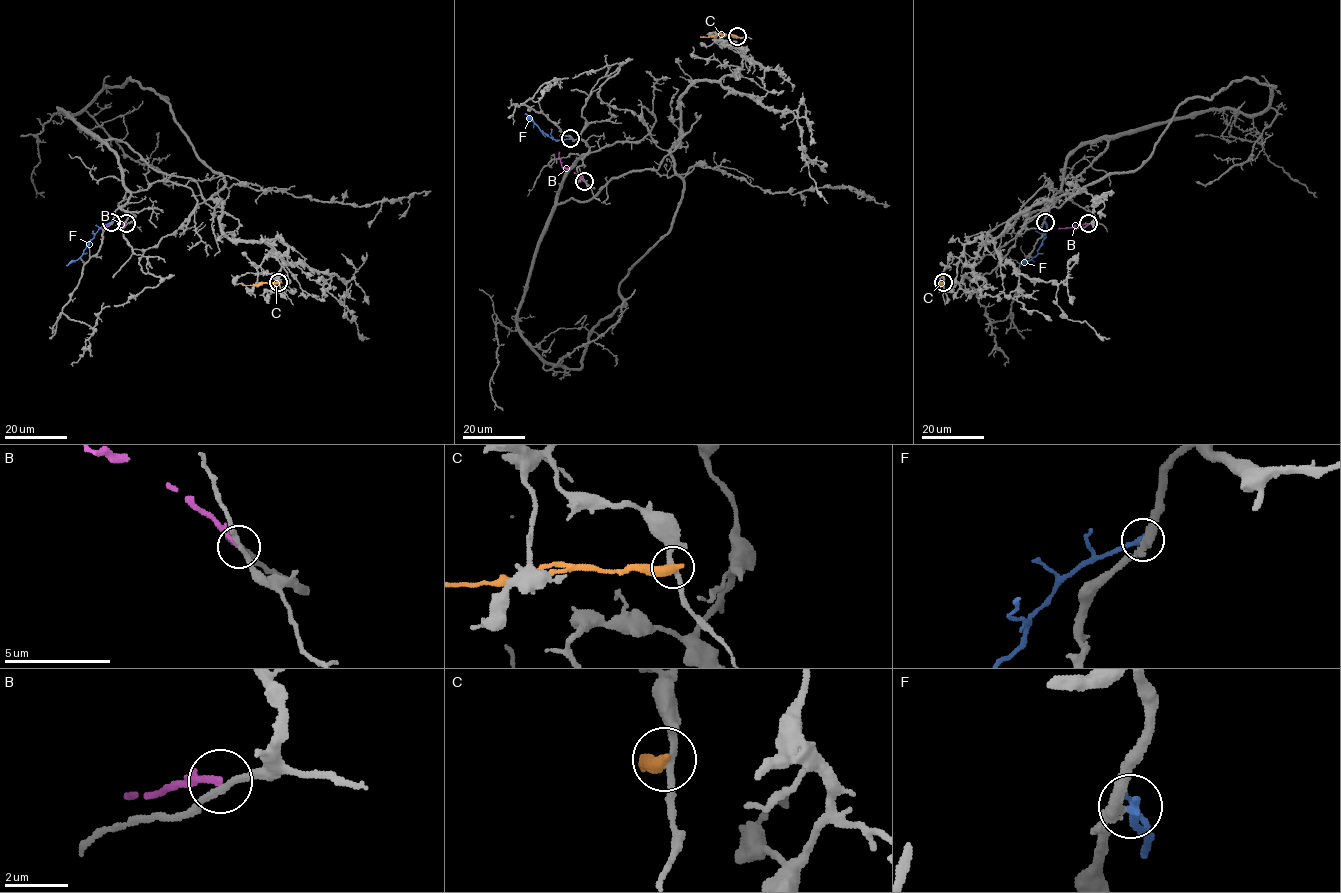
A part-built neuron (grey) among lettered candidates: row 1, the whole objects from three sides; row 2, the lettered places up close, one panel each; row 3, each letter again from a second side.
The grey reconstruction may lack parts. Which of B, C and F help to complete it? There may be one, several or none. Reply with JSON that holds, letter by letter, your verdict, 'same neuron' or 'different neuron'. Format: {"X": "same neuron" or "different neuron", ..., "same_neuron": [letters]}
{"B": "different neuron", "C": "different neuron", "F": "different neuron", "same_neuron": []}

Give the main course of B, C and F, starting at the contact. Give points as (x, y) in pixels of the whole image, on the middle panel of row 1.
B: (585, 182), (562, 166), (559, 152)
C: (737, 36), (700, 36)
F: (570, 139), (552, 139), (524, 114)

